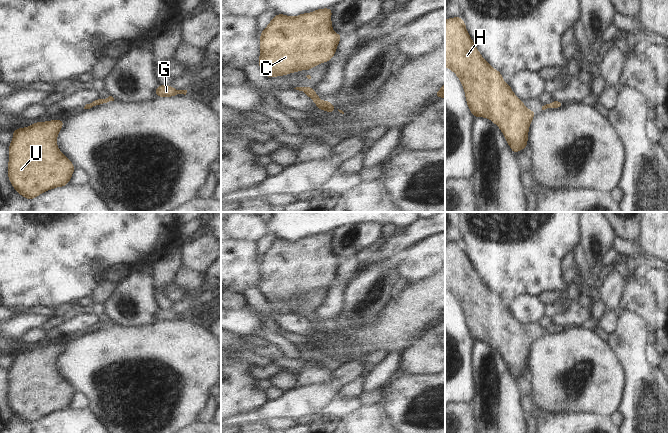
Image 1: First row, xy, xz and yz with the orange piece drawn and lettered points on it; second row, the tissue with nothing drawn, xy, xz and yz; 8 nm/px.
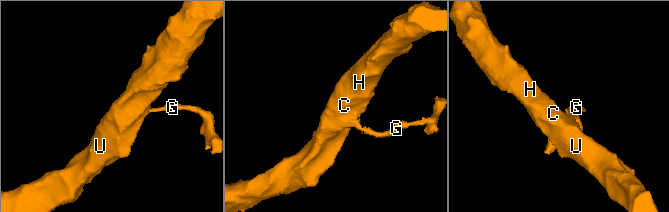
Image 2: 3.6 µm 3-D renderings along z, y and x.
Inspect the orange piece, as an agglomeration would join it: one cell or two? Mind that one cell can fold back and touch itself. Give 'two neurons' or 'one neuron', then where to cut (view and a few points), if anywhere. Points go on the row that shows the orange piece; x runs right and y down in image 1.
one neuron; no cut

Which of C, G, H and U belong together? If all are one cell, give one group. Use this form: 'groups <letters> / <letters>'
groups C G H U

